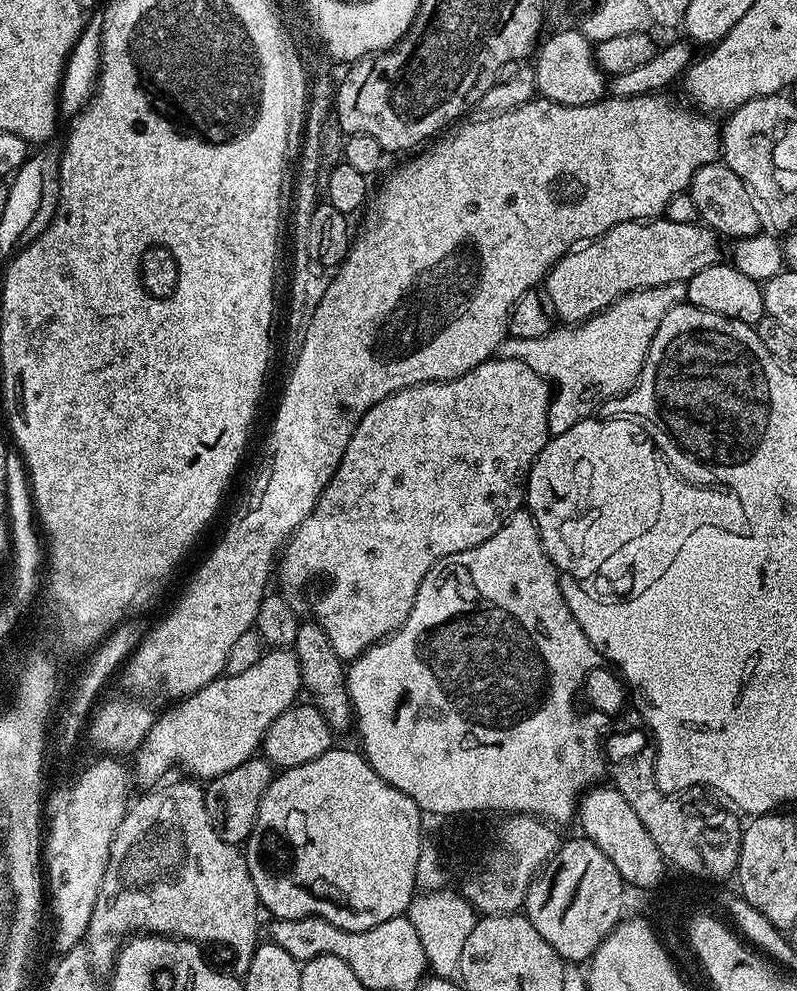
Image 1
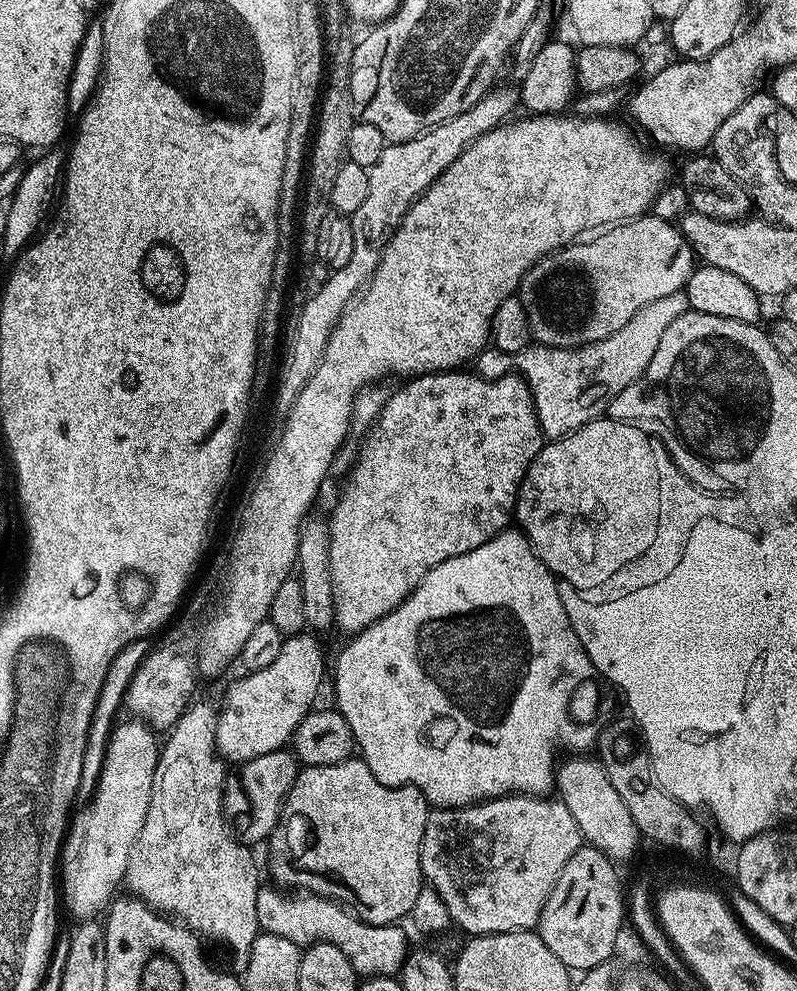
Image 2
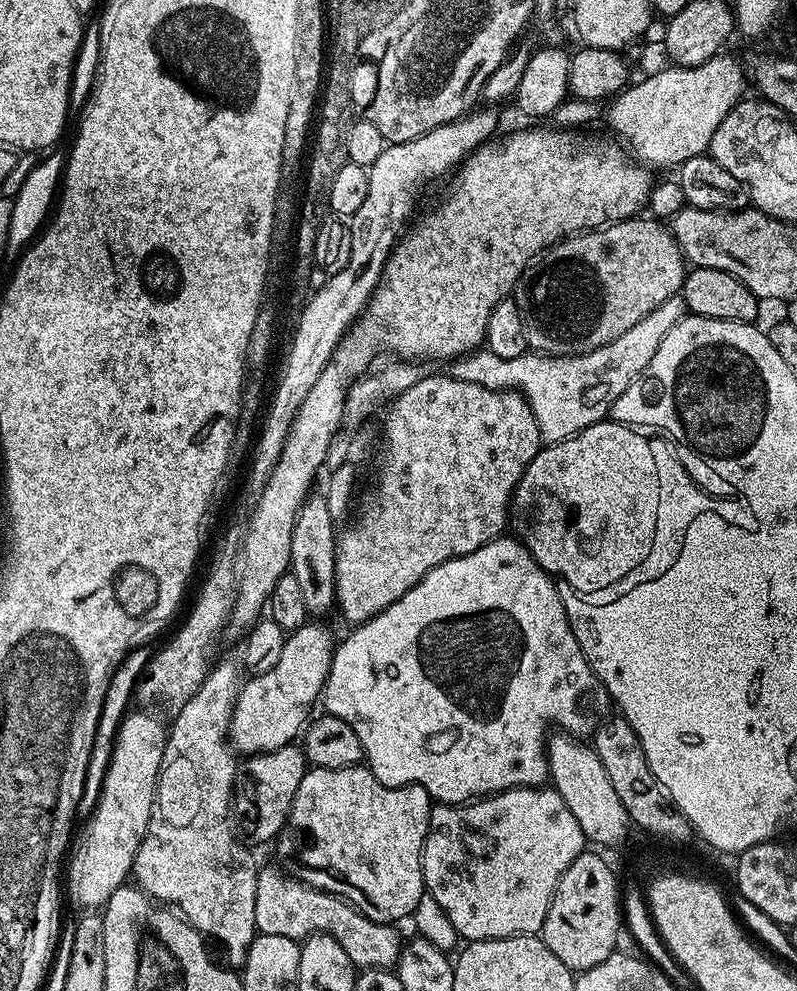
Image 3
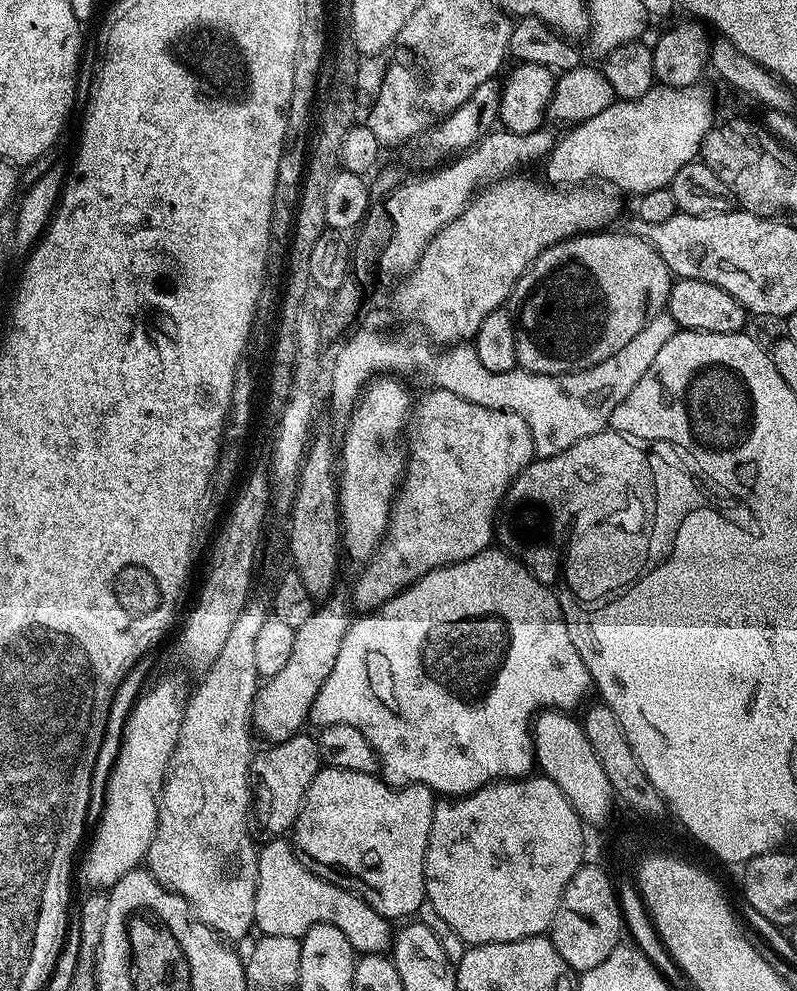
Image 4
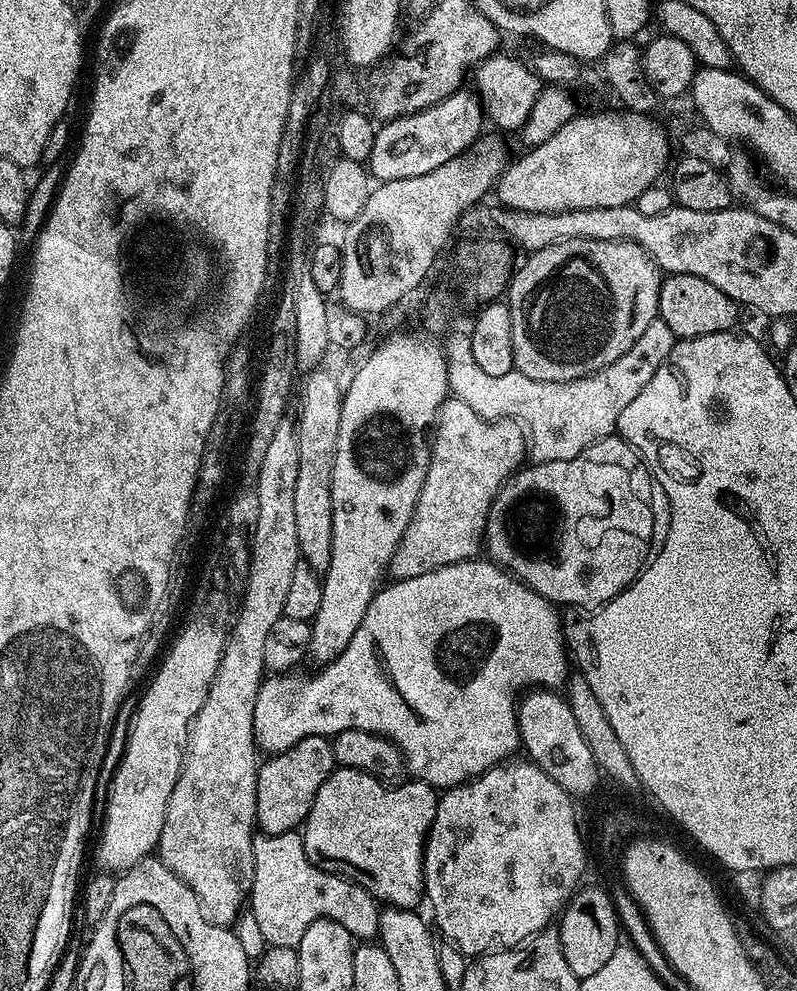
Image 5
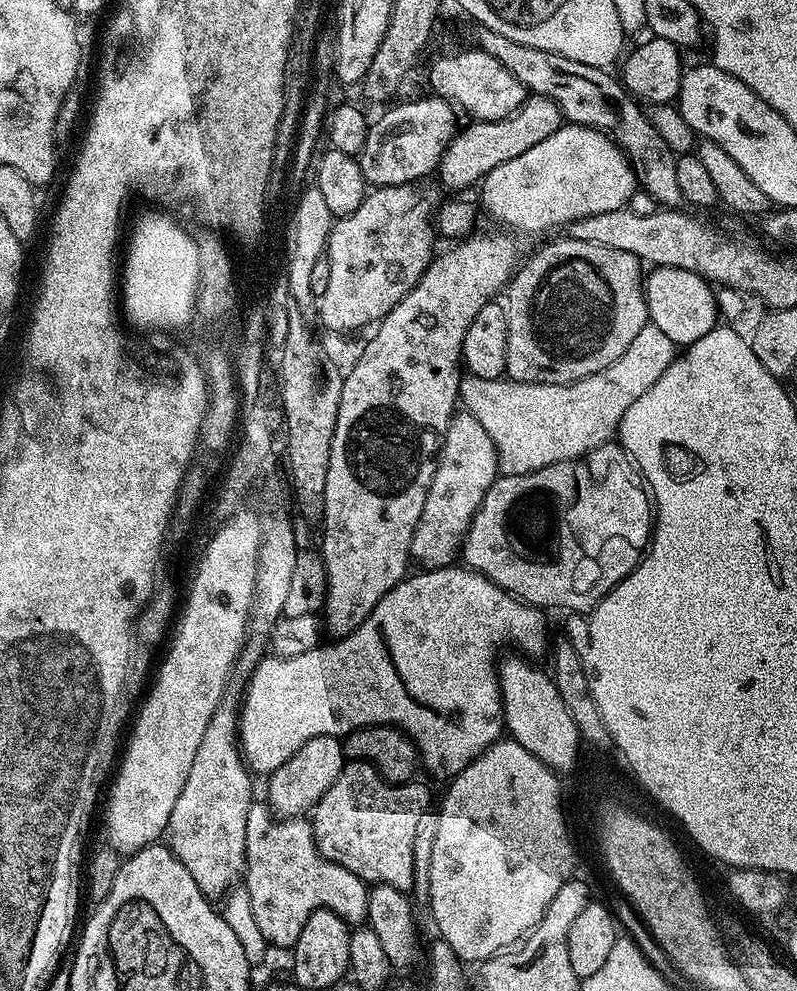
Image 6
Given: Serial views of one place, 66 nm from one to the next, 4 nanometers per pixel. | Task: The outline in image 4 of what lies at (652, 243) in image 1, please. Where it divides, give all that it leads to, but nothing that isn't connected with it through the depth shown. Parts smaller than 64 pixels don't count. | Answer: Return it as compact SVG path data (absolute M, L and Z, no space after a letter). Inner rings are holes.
M592 230L553 244L520 275L514 289L519 367L555 373L558 366L575 370L597 364L616 354L642 326L665 311L674 275L659 250L635 231L606 231Z

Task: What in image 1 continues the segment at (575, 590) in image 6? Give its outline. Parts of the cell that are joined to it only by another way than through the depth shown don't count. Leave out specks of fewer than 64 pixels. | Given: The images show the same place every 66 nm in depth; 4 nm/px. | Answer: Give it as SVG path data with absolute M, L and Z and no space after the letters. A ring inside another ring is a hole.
M632 418L579 420L574 426L570 426L570 430L566 430L566 434L552 436L538 454L538 458L533 462L526 485L526 510L538 526L540 541L546 550L546 554L552 559L552 565L565 577L584 576L585 573L592 572L592 569L596 569L601 560L608 557L609 553L613 552L616 547L624 544L625 540L635 538L639 533L644 532L644 528L648 528L653 522L653 517L656 517L656 500L660 500L660 496L656 496L656 464L652 464L652 452L656 448L648 448L648 443L652 441L653 437L643 427L647 428L643 423Z

